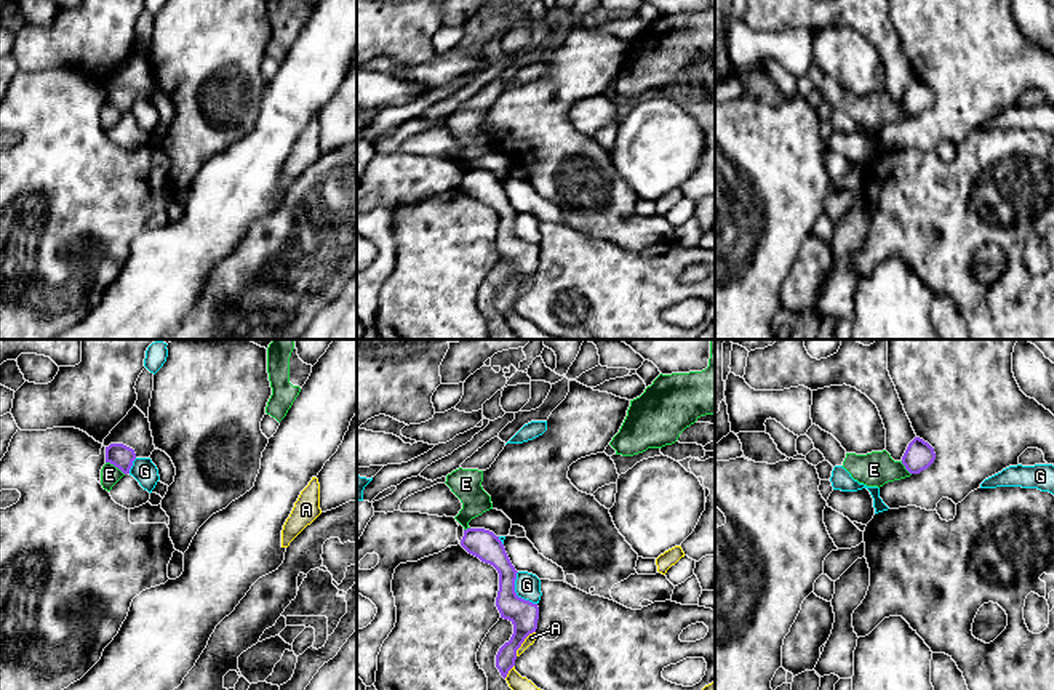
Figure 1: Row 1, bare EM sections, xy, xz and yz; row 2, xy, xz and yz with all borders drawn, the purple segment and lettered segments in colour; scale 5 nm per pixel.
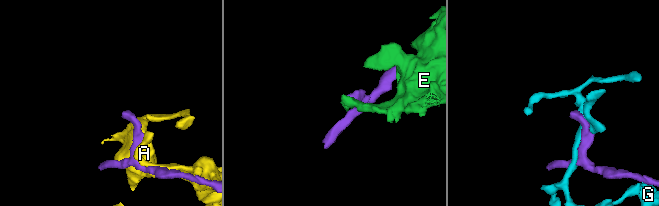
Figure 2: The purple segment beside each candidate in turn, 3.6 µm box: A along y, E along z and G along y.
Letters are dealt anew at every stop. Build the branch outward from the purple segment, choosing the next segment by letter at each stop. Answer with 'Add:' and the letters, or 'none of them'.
Add: none of them

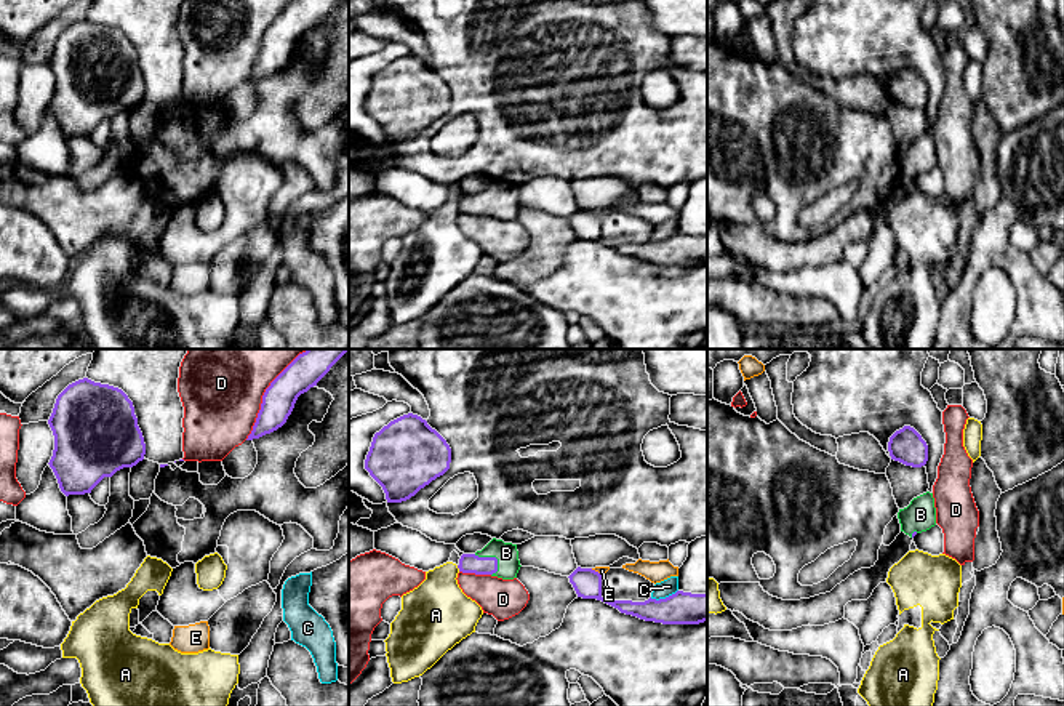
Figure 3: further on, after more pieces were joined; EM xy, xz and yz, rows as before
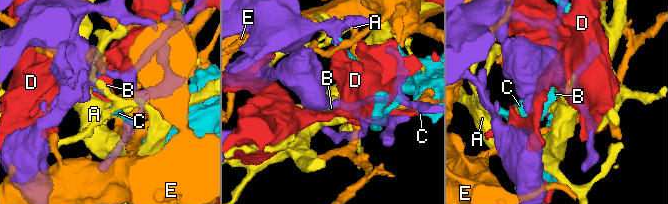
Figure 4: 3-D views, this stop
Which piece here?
Add: B

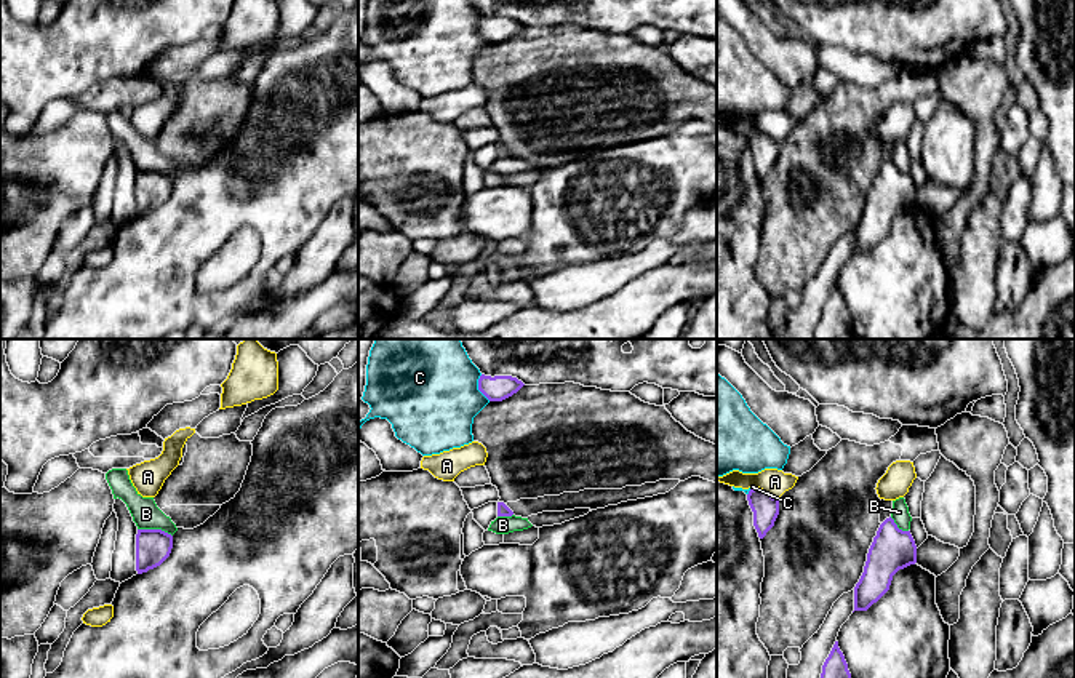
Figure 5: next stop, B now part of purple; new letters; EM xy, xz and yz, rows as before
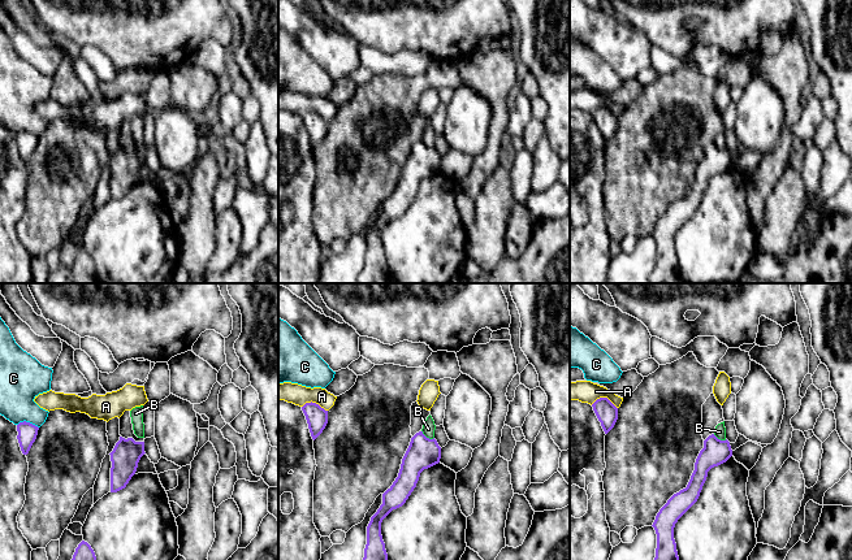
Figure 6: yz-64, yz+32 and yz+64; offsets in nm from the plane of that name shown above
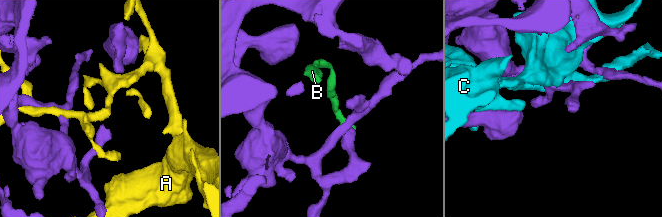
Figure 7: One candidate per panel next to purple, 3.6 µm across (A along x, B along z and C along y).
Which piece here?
Add: none of them

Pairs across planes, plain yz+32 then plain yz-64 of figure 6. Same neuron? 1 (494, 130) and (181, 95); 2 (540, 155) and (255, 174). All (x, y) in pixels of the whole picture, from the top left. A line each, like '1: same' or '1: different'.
1: same
2: same

